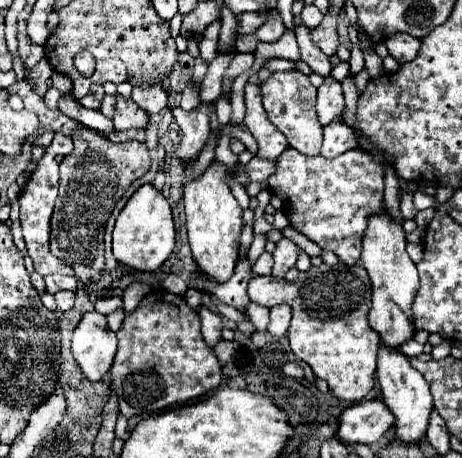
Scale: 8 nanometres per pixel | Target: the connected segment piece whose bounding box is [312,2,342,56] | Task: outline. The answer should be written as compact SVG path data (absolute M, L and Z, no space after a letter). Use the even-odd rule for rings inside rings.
M330 2L330 10L324 14L322 24L312 30L312 42L314 42L326 56L336 54L336 48L338 48L338 44L340 44L338 34L336 34L336 26L338 26L340 12L342 12L342 6L336 6L334 2Z

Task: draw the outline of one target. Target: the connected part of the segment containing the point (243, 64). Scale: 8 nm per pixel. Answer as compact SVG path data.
M236 54L234 56L234 60L232 60L232 64L228 66L228 70L226 70L226 74L224 74L224 84L222 84L222 92L224 90L230 90L230 84L232 84L232 80L236 78L236 76L240 76L240 74L244 74L244 72L248 72L250 68L252 68L252 64L254 64L254 56L252 54Z

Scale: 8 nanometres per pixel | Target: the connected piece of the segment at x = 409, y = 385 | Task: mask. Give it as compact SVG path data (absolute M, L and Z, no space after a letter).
M380 344L376 378L378 378L382 394L384 394L382 400L392 410L392 414L396 418L396 422L394 422L396 436L402 442L424 440L424 434L426 434L426 428L428 428L428 414L432 410L432 394L430 394L430 386L424 380L424 376L420 376L418 370L412 368L410 358L406 354L402 354L398 348Z

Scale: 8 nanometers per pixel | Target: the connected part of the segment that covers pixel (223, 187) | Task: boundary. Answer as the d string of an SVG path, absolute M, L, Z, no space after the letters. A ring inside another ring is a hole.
M212 160L196 180L186 182L184 186L184 214L194 262L204 274L218 282L226 282L234 274L234 266L238 260L240 230L244 226L244 220L242 208L238 206L230 188L230 180L236 180L238 170L240 164L226 168L222 162Z

